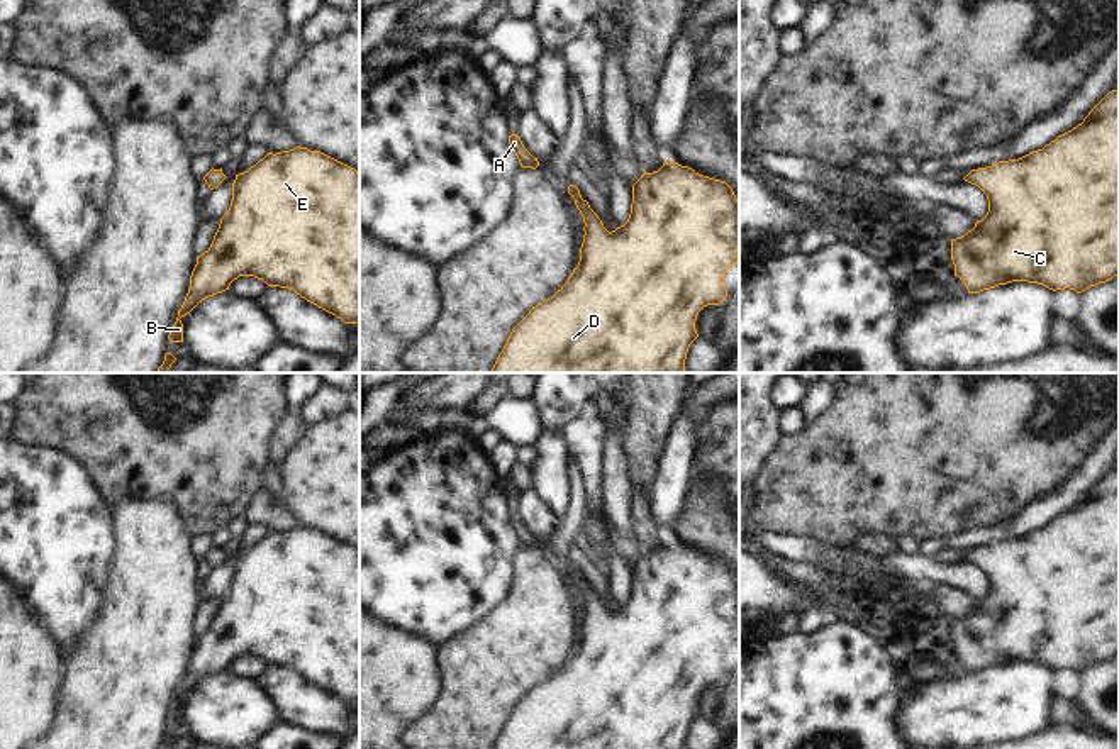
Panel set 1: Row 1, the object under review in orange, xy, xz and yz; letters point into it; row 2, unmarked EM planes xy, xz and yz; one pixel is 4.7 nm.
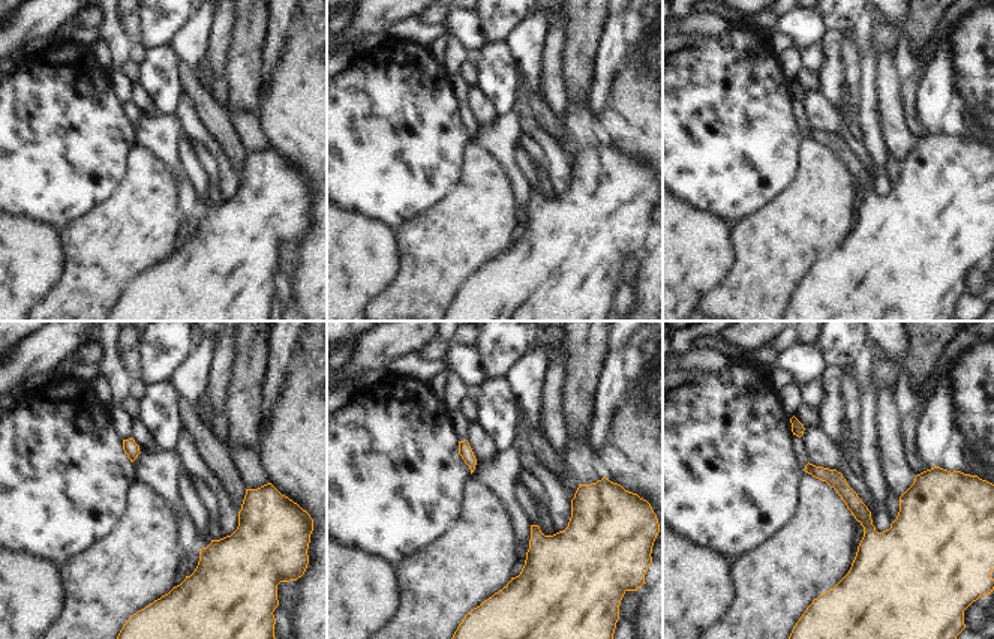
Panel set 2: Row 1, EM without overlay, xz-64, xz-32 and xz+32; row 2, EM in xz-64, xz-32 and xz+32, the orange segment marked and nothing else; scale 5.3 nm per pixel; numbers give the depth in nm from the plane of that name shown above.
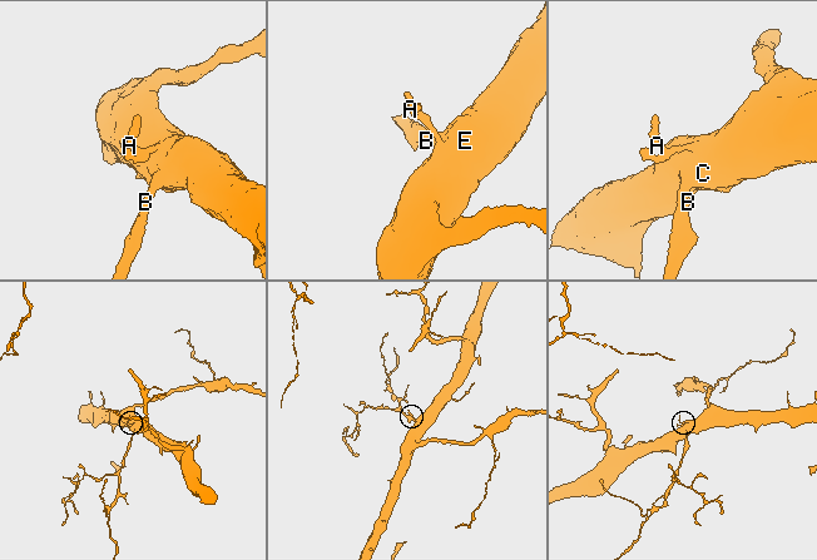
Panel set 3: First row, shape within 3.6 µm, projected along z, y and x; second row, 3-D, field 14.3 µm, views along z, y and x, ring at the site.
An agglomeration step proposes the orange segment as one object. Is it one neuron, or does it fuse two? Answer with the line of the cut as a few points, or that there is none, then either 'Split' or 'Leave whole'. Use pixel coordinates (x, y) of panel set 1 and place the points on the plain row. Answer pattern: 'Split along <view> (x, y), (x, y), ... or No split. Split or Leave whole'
No split. Leave whole

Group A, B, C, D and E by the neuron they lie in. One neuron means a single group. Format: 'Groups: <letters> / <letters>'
Groups: A B C D E

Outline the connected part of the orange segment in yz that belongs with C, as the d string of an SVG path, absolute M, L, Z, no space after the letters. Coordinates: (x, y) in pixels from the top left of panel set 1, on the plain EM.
M1119 469L1109 471L1088 491L1082 503L1058 515L1043 529L1033 530L1019 539L999 541L987 547L971 549L963 559L977 564L988 580L987 595L982 600L977 600L975 607L965 615L951 619L951 641L955 644L955 656L965 663L968 673L980 673L983 669L1012 661L1038 663L1053 671L1070 668L1077 673L1082 673L1087 668L1105 663L1119 654Z

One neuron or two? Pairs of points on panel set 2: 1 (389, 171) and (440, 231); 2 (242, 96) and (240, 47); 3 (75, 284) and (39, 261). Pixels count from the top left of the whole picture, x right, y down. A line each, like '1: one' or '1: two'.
1: two
2: one
3: two

